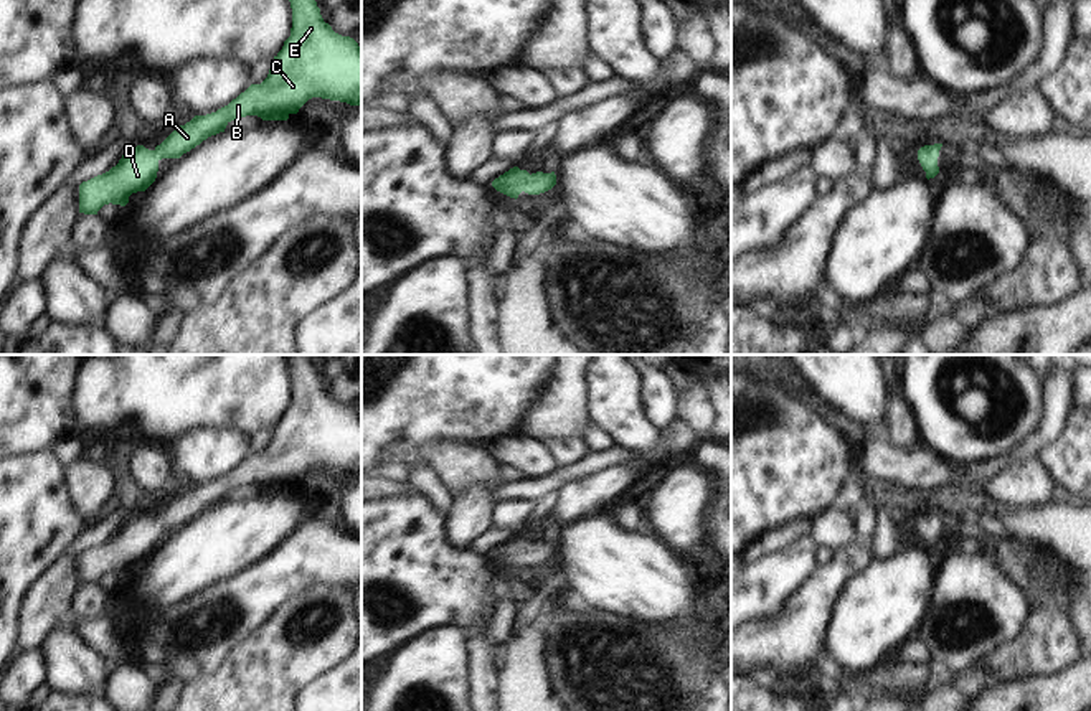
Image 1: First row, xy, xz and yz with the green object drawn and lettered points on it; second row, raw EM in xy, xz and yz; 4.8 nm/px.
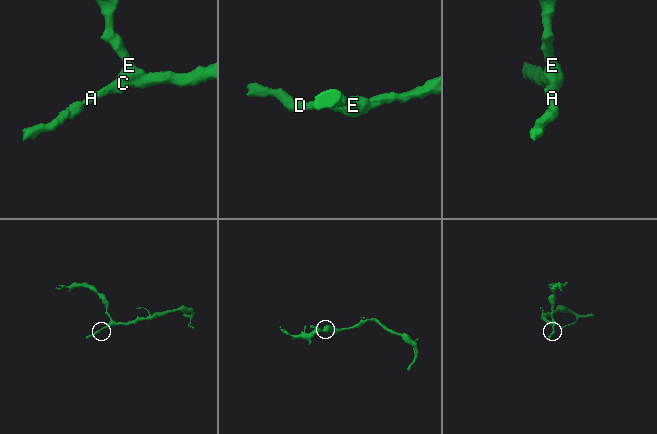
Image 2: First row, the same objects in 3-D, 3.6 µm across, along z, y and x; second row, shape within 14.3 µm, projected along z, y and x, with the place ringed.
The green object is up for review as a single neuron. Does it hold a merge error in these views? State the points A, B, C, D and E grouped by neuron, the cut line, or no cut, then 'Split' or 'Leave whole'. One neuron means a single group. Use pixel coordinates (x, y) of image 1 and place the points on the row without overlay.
Groups: A B C D E. No split. Leave whole

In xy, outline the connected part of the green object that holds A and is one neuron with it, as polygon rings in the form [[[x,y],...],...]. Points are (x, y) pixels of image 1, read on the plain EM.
[[[287,355],[287,361],[292,378],[290,406],[274,426],[267,447],[261,454],[251,454],[216,482],[195,485],[185,495],[177,497],[153,520],[144,515],[129,518],[109,541],[83,551],[79,554],[79,582],[97,584],[109,572],[125,576],[132,563],[145,561],[155,551],[162,528],[180,528],[208,506],[224,501],[231,490],[246,485],[257,485],[262,490],[287,490],[290,483],[297,483],[312,467],[340,470],[350,475],[361,473],[361,421],[358,412],[350,406],[335,403],[324,391],[320,378],[309,361],[309,355]]]

